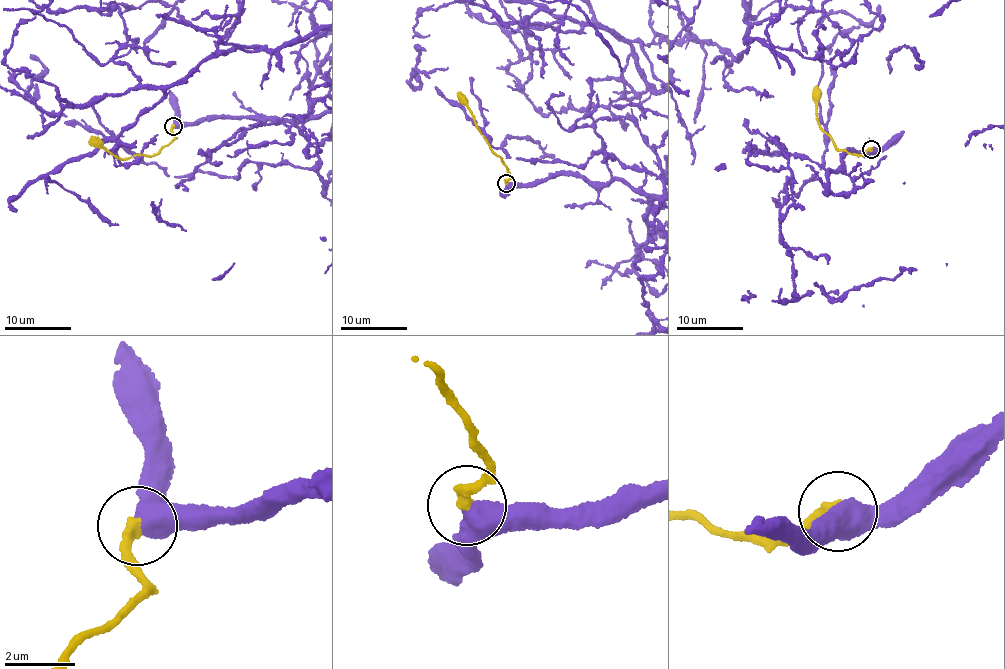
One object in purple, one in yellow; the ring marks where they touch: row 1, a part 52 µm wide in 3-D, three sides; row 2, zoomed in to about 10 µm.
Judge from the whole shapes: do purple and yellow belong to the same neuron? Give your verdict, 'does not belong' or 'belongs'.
does not belong

